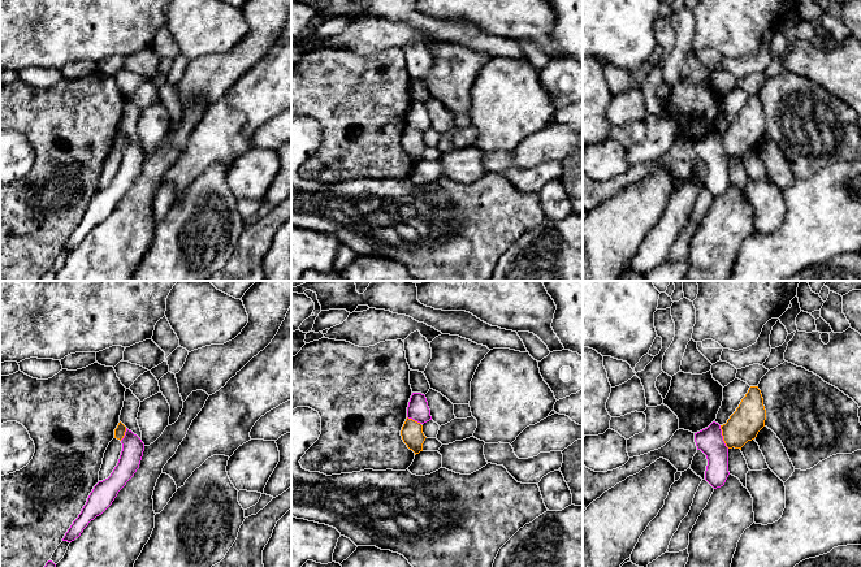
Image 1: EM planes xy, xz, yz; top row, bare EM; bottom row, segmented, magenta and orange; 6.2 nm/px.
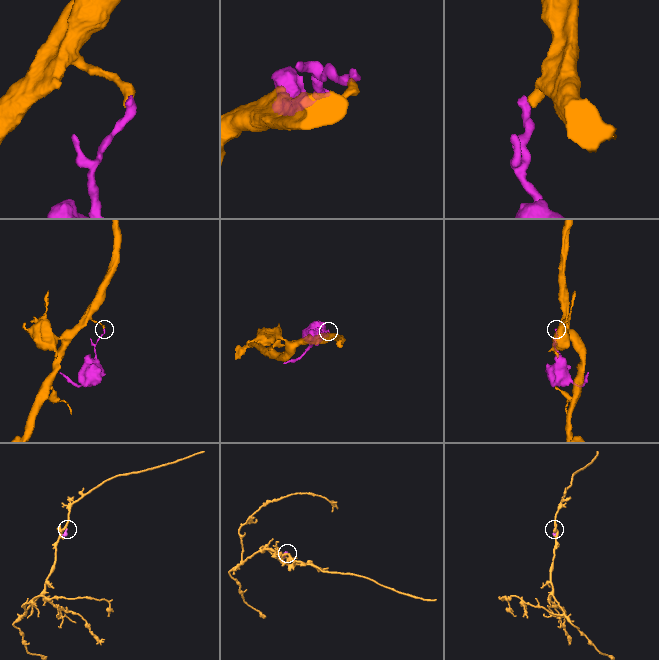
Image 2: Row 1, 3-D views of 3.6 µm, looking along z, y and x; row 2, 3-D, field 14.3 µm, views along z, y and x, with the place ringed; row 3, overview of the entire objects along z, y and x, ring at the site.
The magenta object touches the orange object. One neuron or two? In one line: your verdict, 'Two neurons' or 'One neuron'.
Two neurons

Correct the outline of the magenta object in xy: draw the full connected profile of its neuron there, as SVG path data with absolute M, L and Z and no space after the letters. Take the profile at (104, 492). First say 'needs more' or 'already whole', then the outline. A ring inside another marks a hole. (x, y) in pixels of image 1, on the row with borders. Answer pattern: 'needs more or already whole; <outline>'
already whole; M126 428L121 443L122 451L117 466L108 479L99 481L94 486L86 505L65 533L62 541L72 542L78 538L88 523L101 515L112 505L118 492L139 468L144 451L142 440Z

